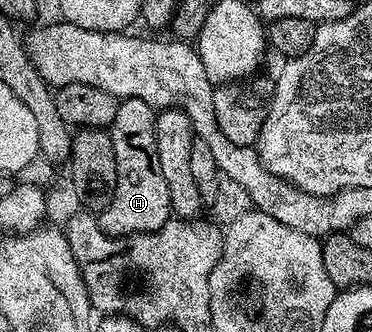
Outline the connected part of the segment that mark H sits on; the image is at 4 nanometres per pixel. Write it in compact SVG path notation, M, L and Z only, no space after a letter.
M124 98L120 100L118 114L114 114L110 131L118 182L114 186L114 198L98 216L101 230L111 236L146 234L166 226L166 222L173 219L170 189L166 186L162 165L158 163L156 113L157 109L138 98Z

